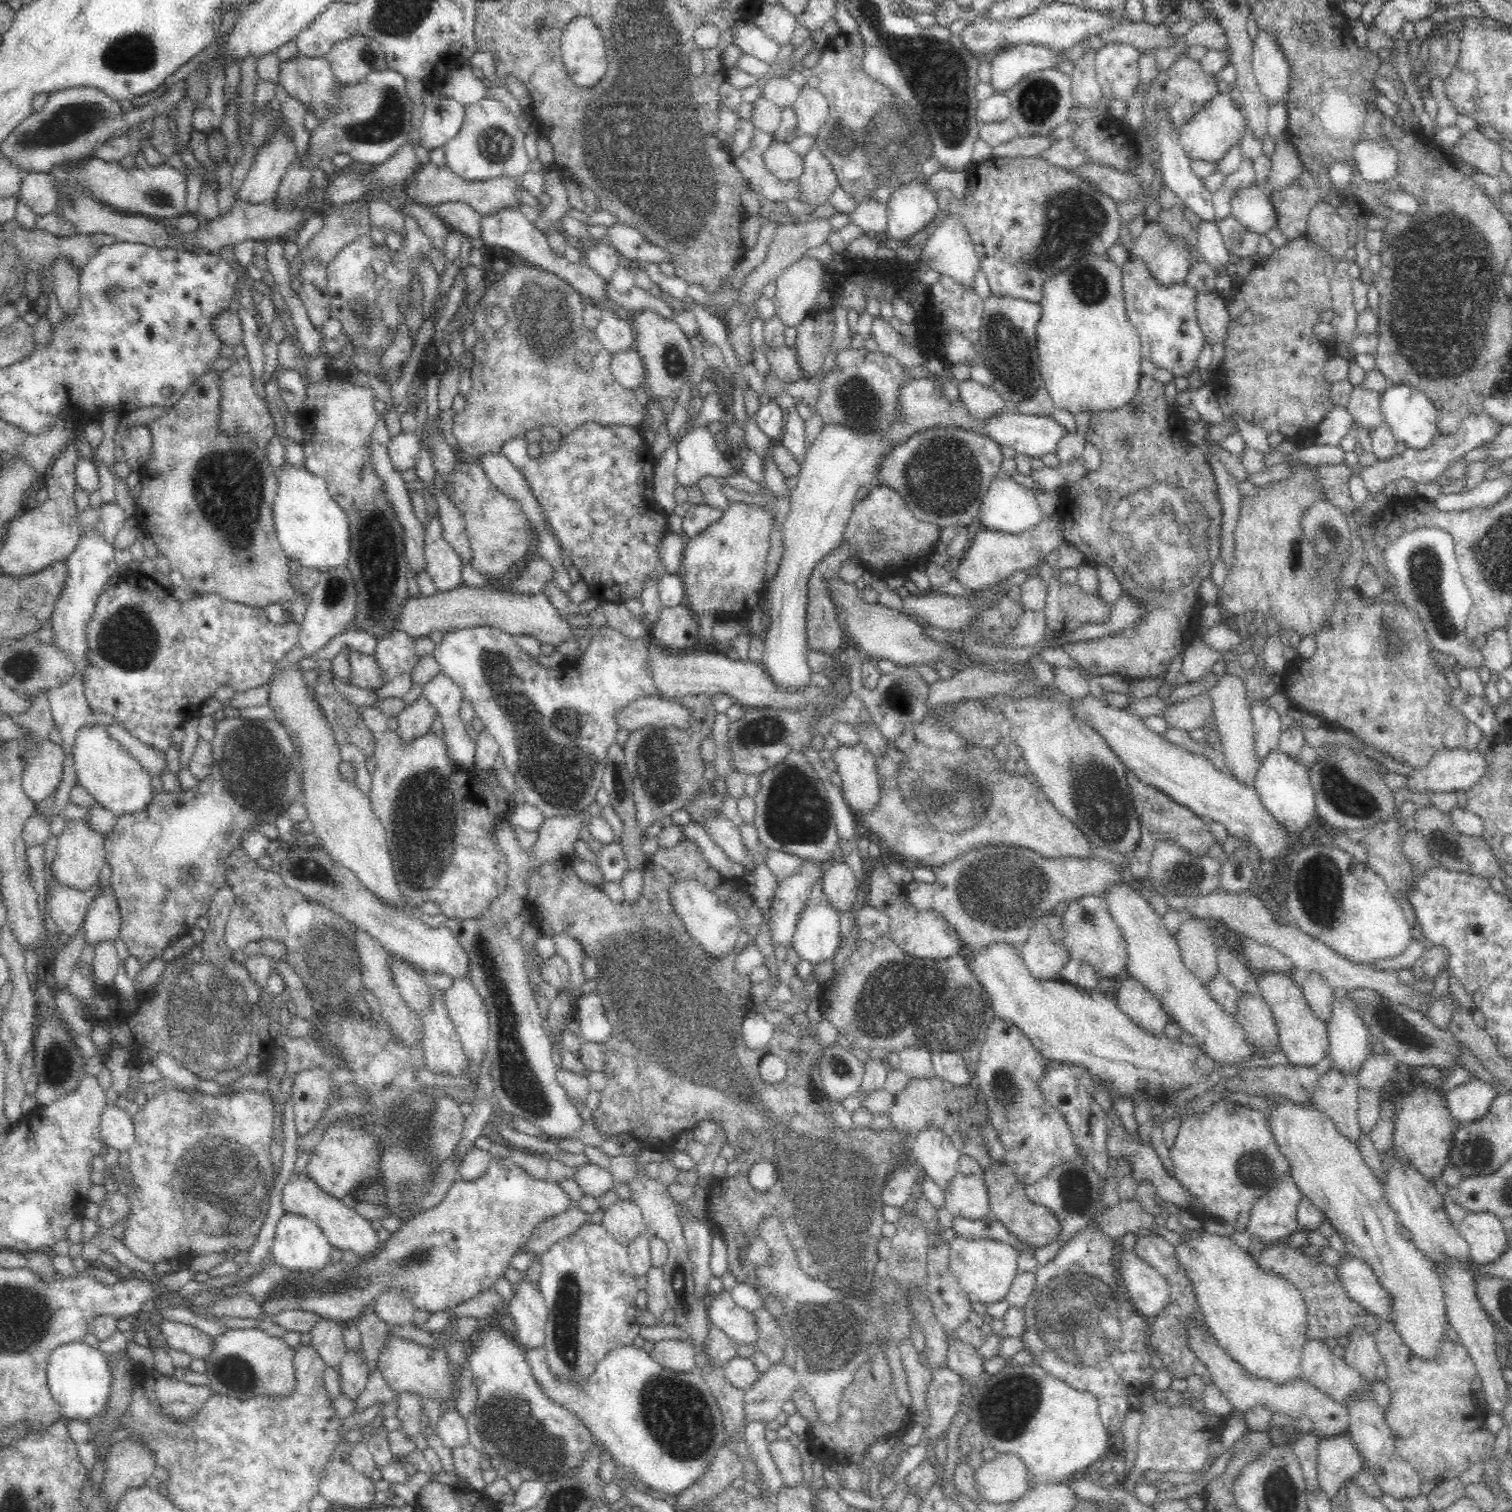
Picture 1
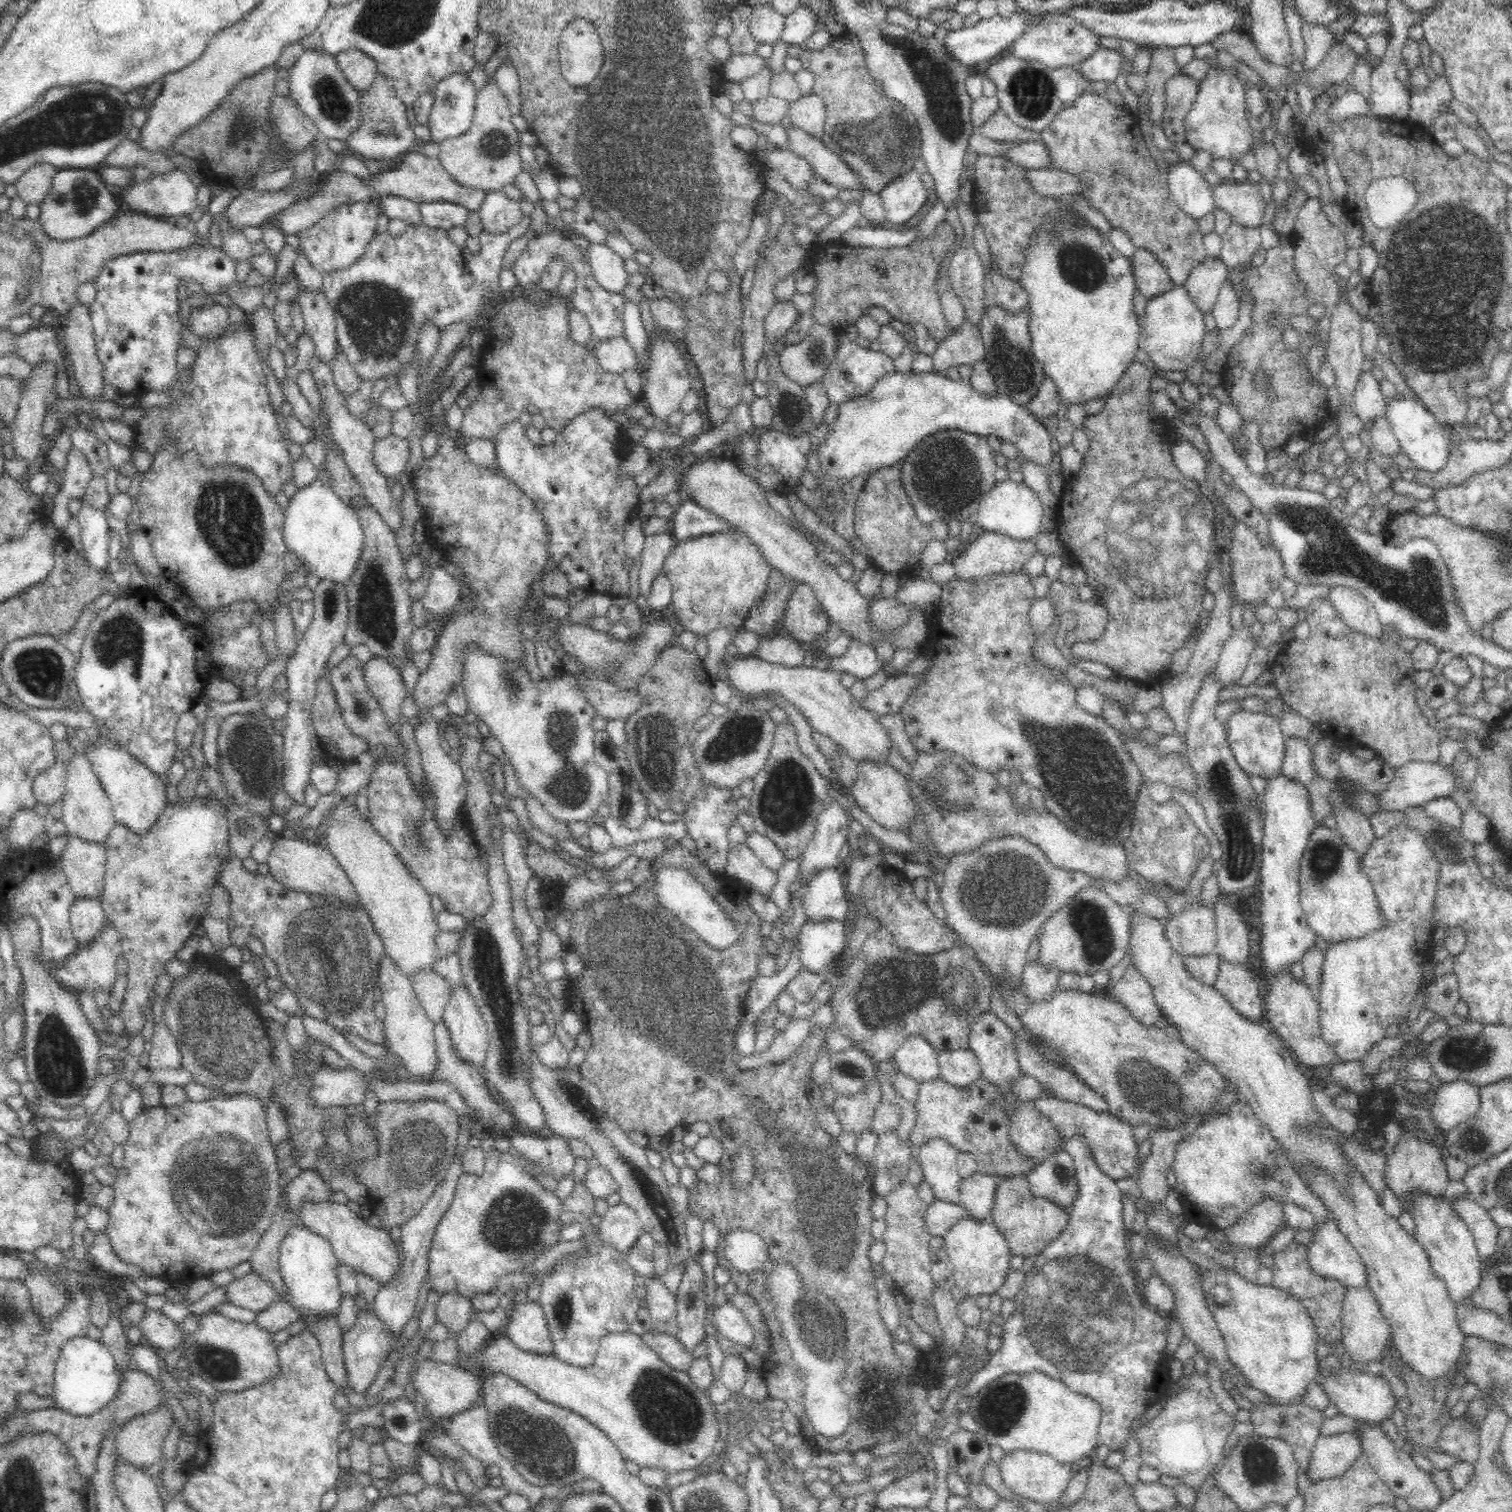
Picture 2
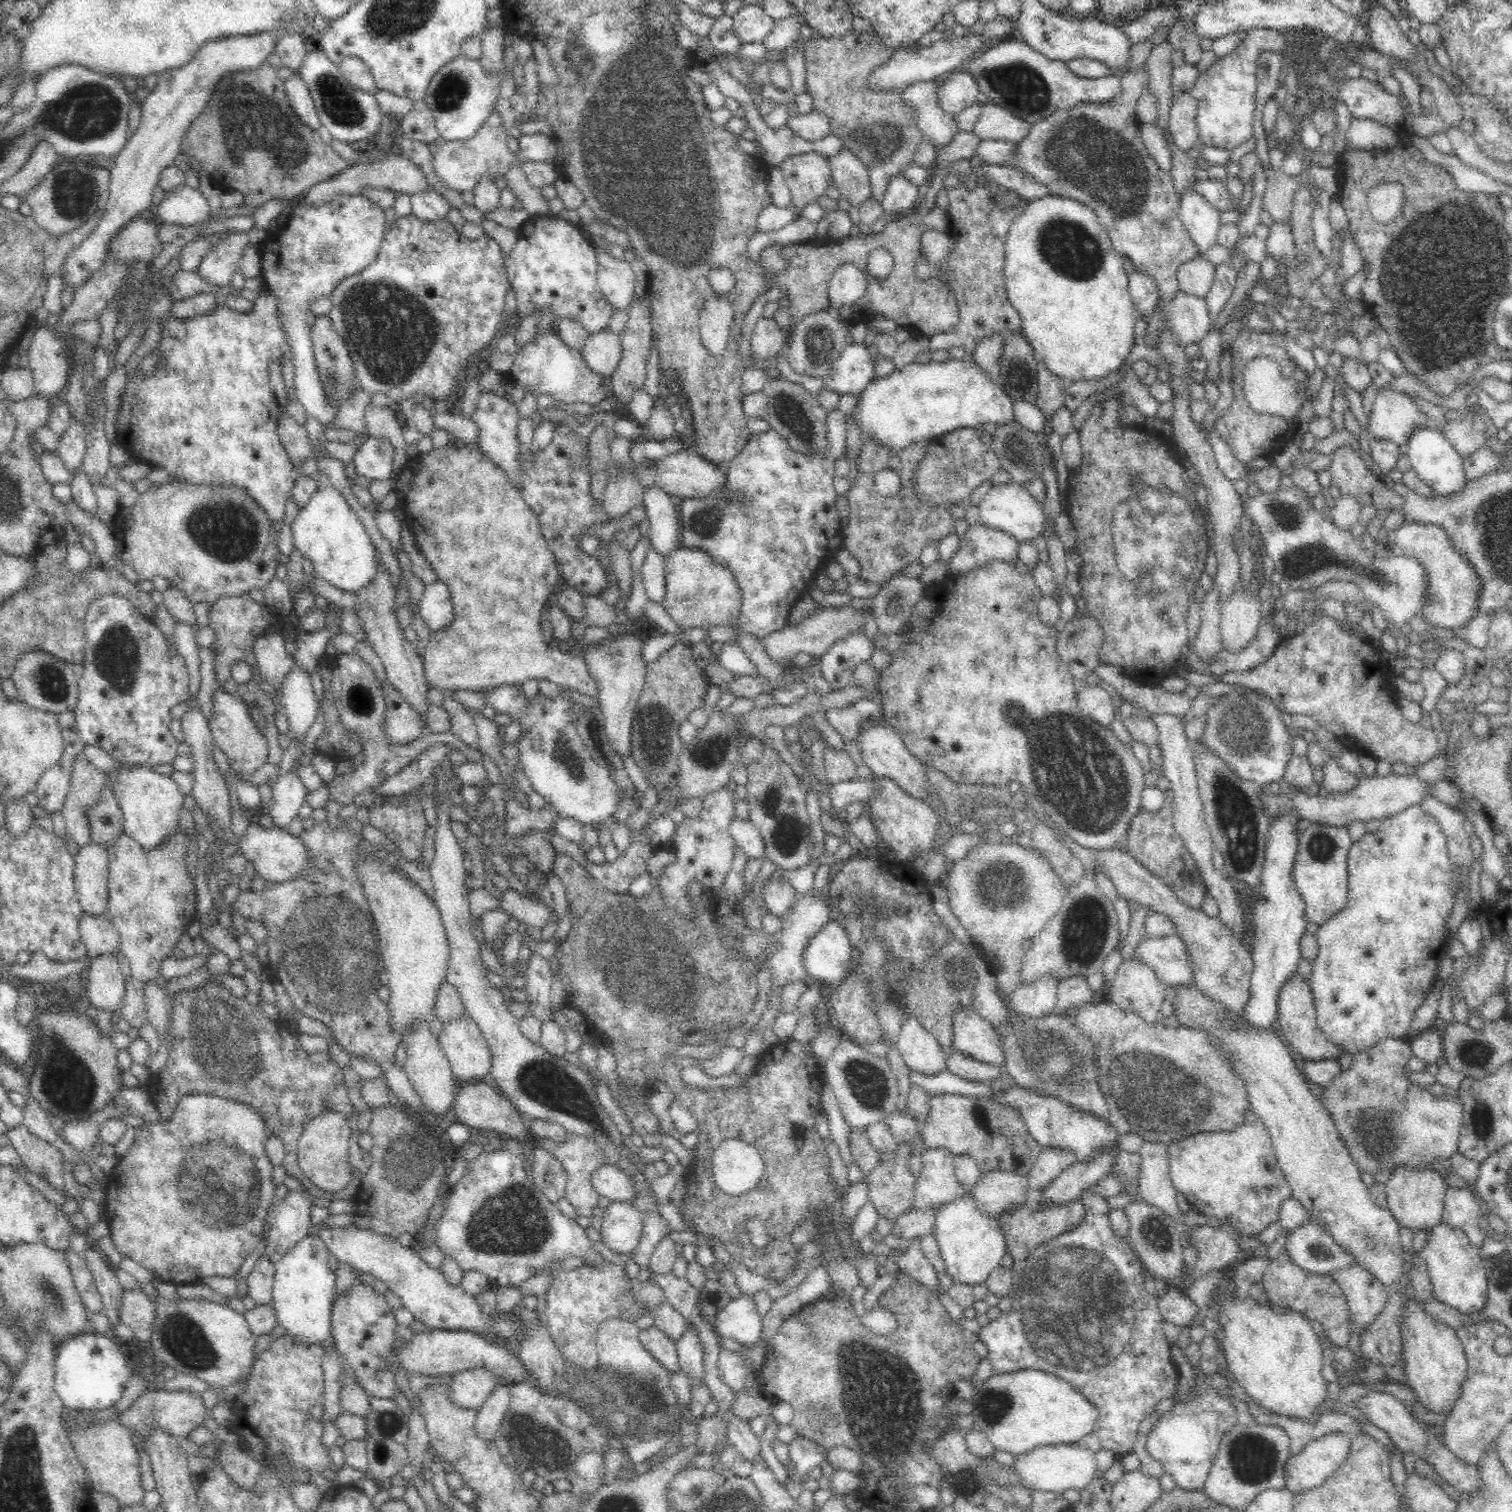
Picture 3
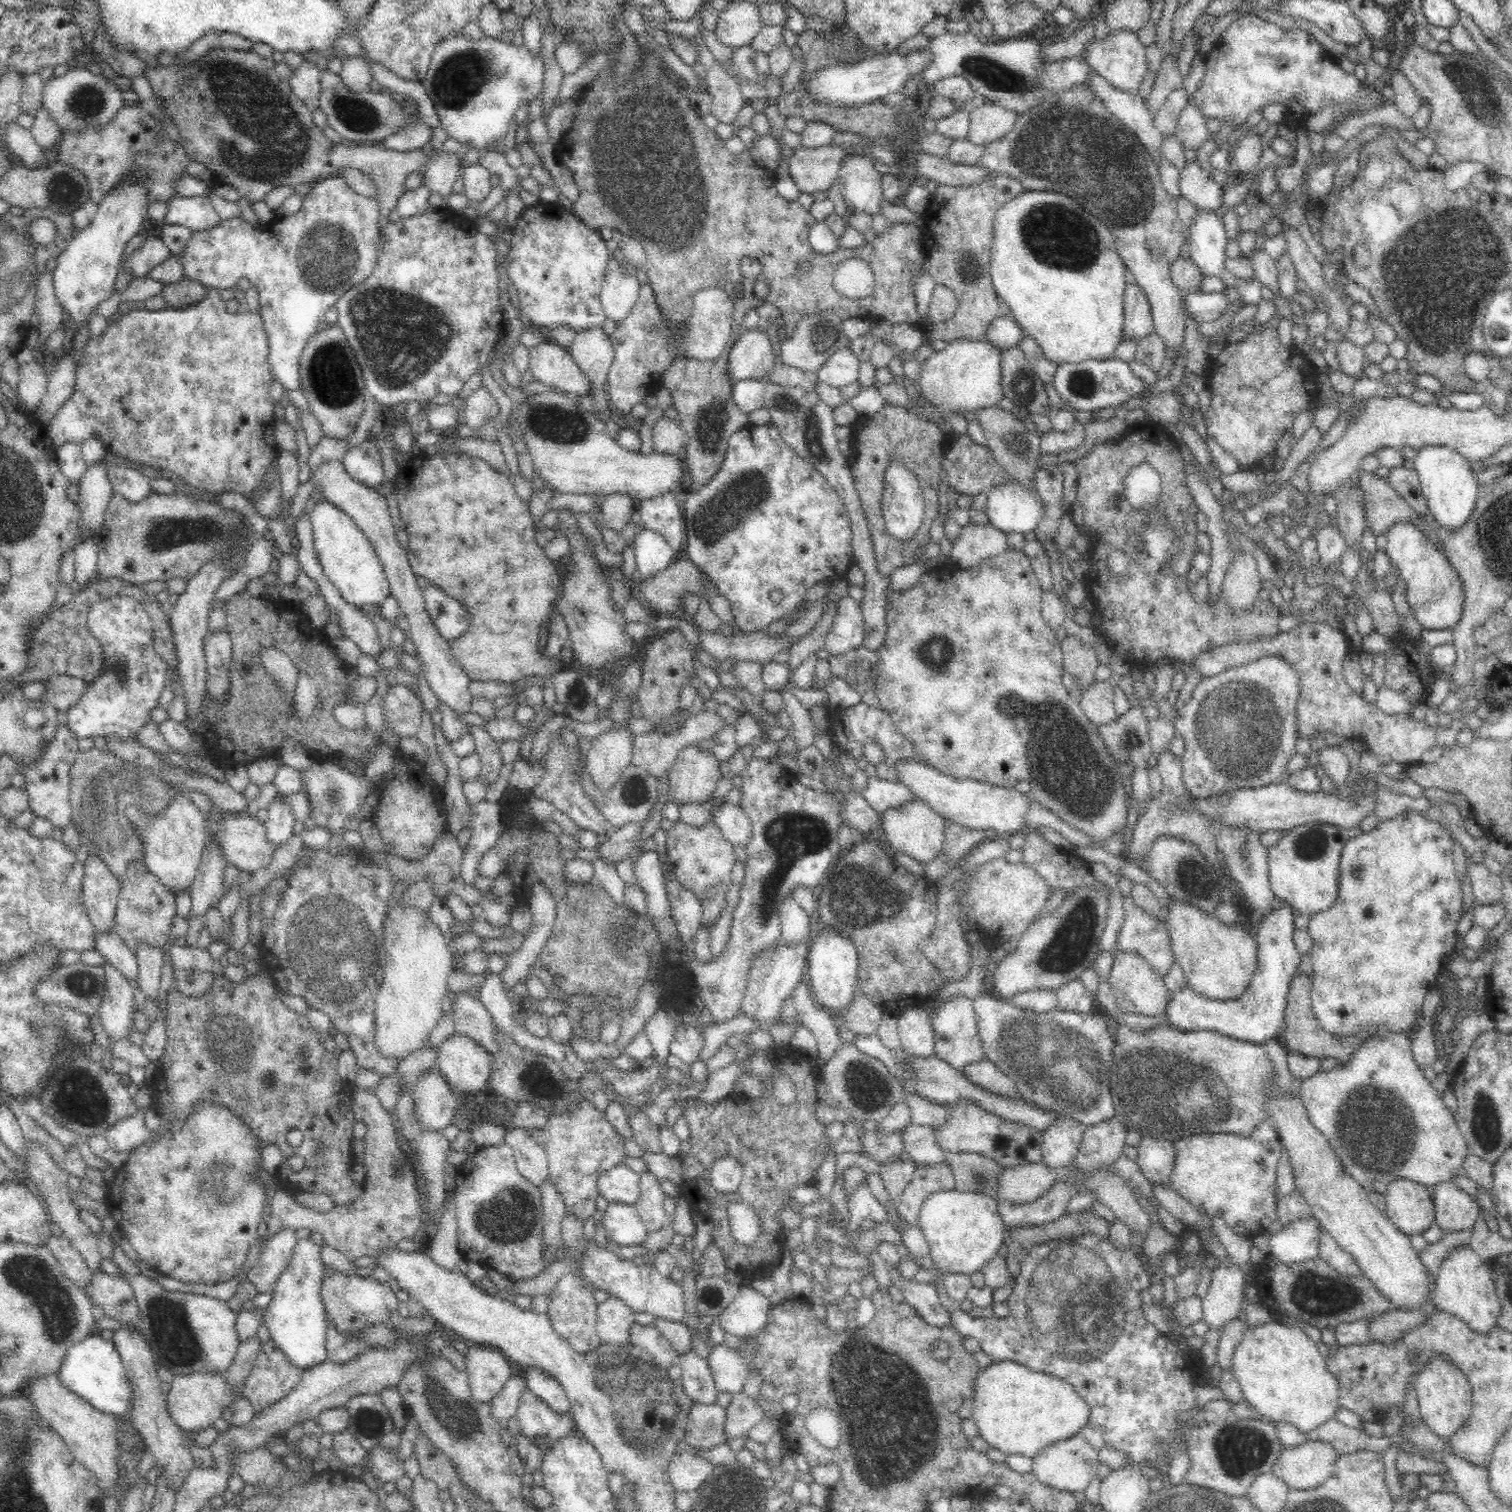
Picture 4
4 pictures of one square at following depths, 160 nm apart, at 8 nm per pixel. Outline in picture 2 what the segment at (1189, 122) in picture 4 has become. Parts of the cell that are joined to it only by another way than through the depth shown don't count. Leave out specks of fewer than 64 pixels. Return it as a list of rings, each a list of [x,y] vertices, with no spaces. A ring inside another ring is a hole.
[[[1182,68],[1164,84],[1160,127],[1173,144],[1186,143],[1185,119],[1197,101],[1198,93],[1199,81],[1183,74]]]

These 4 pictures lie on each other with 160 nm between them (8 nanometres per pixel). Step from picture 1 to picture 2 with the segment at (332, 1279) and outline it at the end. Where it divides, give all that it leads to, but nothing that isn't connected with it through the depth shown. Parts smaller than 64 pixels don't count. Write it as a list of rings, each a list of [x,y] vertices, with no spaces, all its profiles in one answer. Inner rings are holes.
[[[496,1148],[485,1152],[485,1167],[482,1173],[460,1176],[453,1201],[442,1214],[428,1250],[428,1289],[439,1298],[458,1292],[467,1300],[494,1292],[498,1280],[521,1271],[526,1264],[534,1262],[538,1252],[553,1246],[560,1236],[560,1212],[563,1201],[558,1195],[543,1187],[527,1173],[508,1151]]]

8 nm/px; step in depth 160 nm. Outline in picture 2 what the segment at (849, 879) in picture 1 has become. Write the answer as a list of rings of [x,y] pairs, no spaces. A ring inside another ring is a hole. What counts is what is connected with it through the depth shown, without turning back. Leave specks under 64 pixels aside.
[[[844,867],[825,869],[809,886],[804,914],[807,920],[844,921],[850,914],[851,902],[846,892],[846,871]]]

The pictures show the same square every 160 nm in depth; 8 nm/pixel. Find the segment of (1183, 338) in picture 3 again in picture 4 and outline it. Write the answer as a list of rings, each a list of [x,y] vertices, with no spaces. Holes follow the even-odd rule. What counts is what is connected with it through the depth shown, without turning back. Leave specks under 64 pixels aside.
[[[1202,290],[1188,291],[1183,294],[1184,306],[1188,317],[1197,327],[1218,320],[1229,307],[1223,293],[1204,293]]]

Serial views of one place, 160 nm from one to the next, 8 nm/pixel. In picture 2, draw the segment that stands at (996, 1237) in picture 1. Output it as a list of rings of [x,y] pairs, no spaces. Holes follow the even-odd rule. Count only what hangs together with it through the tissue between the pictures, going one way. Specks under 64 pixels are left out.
[[[937,1200],[927,1207],[925,1214],[928,1232],[934,1237],[944,1237],[950,1228],[962,1219],[972,1219],[972,1221],[978,1221],[978,1223],[990,1223],[994,1225],[992,1216],[982,1219],[973,1218],[960,1203],[952,1204]]]

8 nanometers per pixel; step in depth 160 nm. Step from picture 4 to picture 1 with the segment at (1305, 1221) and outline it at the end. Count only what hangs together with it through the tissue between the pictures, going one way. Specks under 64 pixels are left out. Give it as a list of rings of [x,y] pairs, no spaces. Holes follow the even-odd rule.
[[[1350,1256],[1349,1259],[1342,1260],[1339,1266],[1337,1274],[1350,1299],[1378,1320],[1392,1321],[1394,1301],[1390,1293],[1382,1289],[1382,1284],[1374,1275],[1370,1265]]]

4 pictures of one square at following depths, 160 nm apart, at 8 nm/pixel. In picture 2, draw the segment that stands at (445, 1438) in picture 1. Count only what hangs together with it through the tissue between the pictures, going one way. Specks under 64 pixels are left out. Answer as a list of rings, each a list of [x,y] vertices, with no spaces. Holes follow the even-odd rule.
[[[480,1403],[464,1413],[450,1418],[446,1434],[483,1466],[497,1465],[503,1458],[498,1452],[488,1425],[486,1408]]]

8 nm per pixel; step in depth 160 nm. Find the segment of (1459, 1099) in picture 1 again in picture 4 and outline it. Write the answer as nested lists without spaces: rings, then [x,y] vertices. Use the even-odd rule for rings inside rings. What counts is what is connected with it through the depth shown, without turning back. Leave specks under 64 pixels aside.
[[[1388,1033],[1382,1036],[1368,1038],[1368,1040],[1362,1042],[1360,1046],[1358,1046],[1356,1052],[1352,1054],[1352,1058],[1350,1058],[1346,1064],[1340,1064],[1340,1066],[1334,1067],[1328,1071],[1317,1072],[1316,1076],[1304,1079],[1302,1088],[1300,1088],[1299,1091],[1299,1097],[1306,1107],[1307,1116],[1310,1117],[1312,1124],[1326,1136],[1331,1147],[1341,1160],[1343,1167],[1348,1171],[1348,1174],[1352,1175],[1360,1184],[1362,1184],[1362,1182],[1372,1183],[1375,1180],[1389,1184],[1396,1179],[1408,1179],[1426,1187],[1433,1187],[1435,1184],[1438,1184],[1438,1182],[1452,1181],[1452,1174],[1461,1172],[1464,1159],[1469,1154],[1467,1142],[1460,1132],[1455,1115],[1449,1111],[1441,1094],[1439,1094],[1431,1082],[1424,1077],[1423,1069],[1421,1069],[1413,1059],[1411,1036],[1407,1033]]]

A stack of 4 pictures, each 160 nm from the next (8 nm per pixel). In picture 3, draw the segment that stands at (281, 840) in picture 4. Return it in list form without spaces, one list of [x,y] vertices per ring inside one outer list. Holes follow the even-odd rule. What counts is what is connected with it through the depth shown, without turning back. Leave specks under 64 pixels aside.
[[[297,759],[288,768],[288,772],[284,772],[271,786],[274,800],[270,806],[263,809],[272,817],[274,826],[279,829],[288,829],[288,824],[299,814],[308,796],[308,790],[299,777],[299,770],[302,766]]]

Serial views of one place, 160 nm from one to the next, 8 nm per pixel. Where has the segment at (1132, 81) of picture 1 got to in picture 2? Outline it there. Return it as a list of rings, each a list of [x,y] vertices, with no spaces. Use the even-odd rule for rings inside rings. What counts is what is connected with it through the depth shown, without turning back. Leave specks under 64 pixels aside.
[[[1100,47],[1077,69],[1092,83],[1114,83],[1120,74],[1126,74],[1122,67],[1125,58],[1120,50]]]

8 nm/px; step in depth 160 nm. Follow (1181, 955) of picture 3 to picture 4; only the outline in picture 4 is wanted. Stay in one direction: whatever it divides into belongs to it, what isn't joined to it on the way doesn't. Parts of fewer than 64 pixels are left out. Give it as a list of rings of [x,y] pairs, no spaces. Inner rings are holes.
[[[1132,898],[1123,899],[1123,905],[1124,928],[1116,947],[1142,956],[1152,970],[1164,978],[1176,963],[1165,921],[1150,919]]]

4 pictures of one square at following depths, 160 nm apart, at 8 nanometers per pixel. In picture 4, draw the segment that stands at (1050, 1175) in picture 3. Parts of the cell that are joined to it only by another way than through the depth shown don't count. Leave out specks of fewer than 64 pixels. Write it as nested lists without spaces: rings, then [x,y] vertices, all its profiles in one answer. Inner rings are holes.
[[[1064,1118],[1047,1128],[1042,1135],[1040,1160],[1048,1169],[1070,1165],[1076,1156],[1085,1128],[1074,1119]]]

